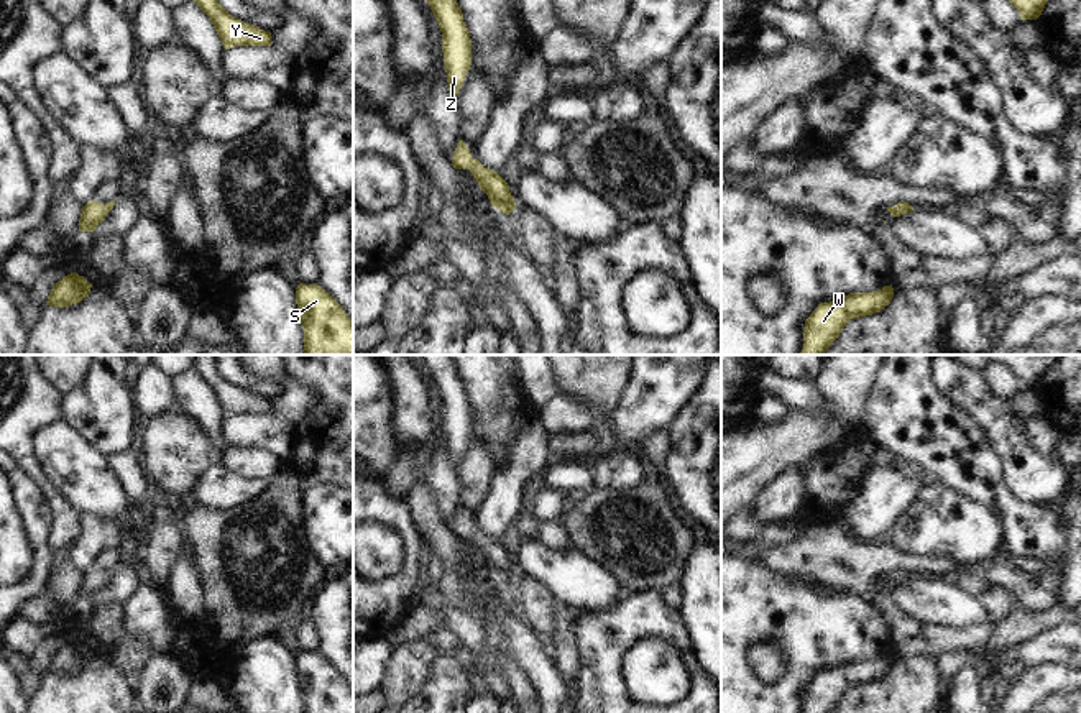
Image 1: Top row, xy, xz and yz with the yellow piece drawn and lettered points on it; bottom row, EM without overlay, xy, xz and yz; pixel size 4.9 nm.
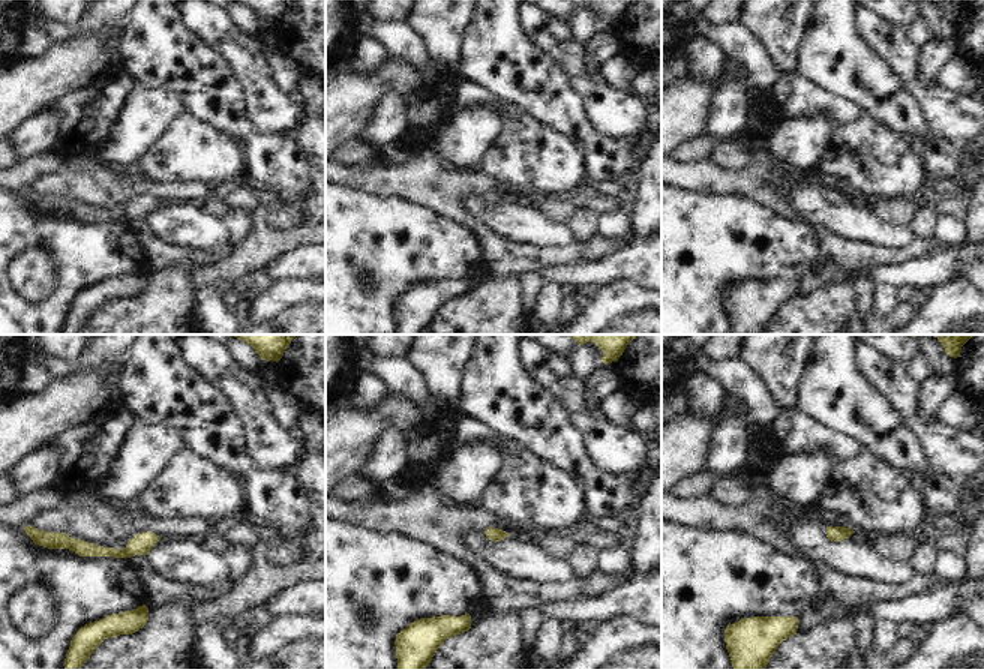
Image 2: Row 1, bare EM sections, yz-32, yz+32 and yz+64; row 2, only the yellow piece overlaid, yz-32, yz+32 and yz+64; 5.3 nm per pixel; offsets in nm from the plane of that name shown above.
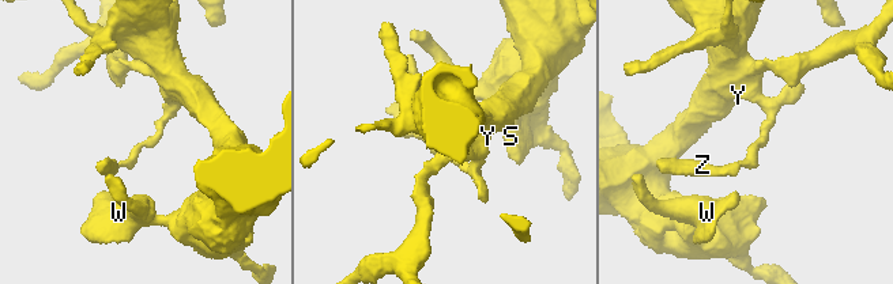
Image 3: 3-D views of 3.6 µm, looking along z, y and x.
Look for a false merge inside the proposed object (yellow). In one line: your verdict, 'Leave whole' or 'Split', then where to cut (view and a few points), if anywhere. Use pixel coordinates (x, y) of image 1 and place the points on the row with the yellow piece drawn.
Leave whole. No split.

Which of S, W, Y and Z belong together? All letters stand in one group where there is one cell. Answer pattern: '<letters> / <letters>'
S W Y Z

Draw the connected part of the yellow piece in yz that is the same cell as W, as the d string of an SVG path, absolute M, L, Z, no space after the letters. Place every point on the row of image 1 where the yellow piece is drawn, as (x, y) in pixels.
M890 284L874 292L851 292L841 299L818 304L805 320L800 355L823 355L851 319L881 312L892 297Z

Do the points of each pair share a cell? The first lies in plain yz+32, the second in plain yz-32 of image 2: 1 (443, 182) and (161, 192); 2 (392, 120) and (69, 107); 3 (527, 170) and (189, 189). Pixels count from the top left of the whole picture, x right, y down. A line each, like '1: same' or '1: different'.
1: same
2: different
3: different

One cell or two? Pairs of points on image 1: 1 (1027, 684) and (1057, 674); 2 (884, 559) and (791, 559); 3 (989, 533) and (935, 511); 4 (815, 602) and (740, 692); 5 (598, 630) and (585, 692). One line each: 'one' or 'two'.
1: one
2: one
3: one
4: one
5: one

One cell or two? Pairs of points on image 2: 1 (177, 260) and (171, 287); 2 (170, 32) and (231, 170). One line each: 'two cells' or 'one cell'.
1: two cells
2: two cells

